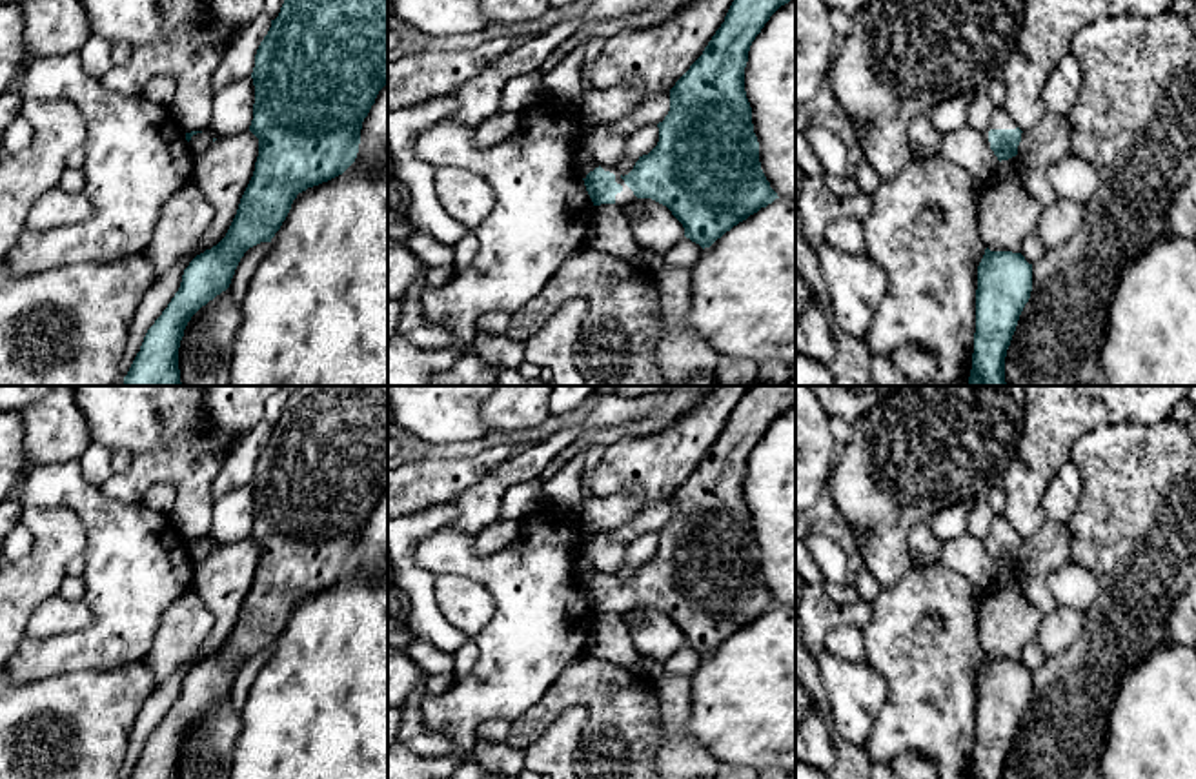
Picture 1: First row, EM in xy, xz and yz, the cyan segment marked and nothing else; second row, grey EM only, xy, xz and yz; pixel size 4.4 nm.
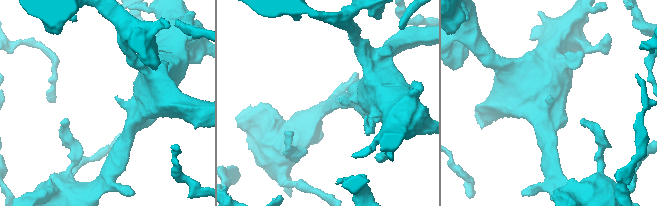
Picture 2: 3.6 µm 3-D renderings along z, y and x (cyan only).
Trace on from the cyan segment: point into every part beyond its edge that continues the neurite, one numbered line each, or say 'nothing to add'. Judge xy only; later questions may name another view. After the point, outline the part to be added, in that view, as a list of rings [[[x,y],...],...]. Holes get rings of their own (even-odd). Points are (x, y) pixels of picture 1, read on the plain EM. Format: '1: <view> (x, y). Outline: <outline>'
nothing to add

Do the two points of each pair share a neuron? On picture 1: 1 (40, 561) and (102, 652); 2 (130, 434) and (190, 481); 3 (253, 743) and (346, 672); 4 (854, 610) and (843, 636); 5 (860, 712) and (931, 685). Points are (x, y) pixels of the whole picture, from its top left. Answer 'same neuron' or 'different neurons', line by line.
1: different neurons
2: different neurons
3: same neuron
4: different neurons
5: different neurons

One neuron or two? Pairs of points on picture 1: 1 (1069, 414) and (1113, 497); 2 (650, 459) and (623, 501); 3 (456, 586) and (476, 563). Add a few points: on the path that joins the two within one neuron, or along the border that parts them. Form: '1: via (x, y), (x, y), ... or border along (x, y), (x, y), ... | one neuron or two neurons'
1: border along (1122, 421), (1091, 428), (1074, 445), (1069, 459) | two neurons
2: border along (592, 497), (608, 497), (638, 488), (647, 505) | two neurons
3: border along (435, 574), (463, 574), (477, 581), (496, 605) | two neurons

